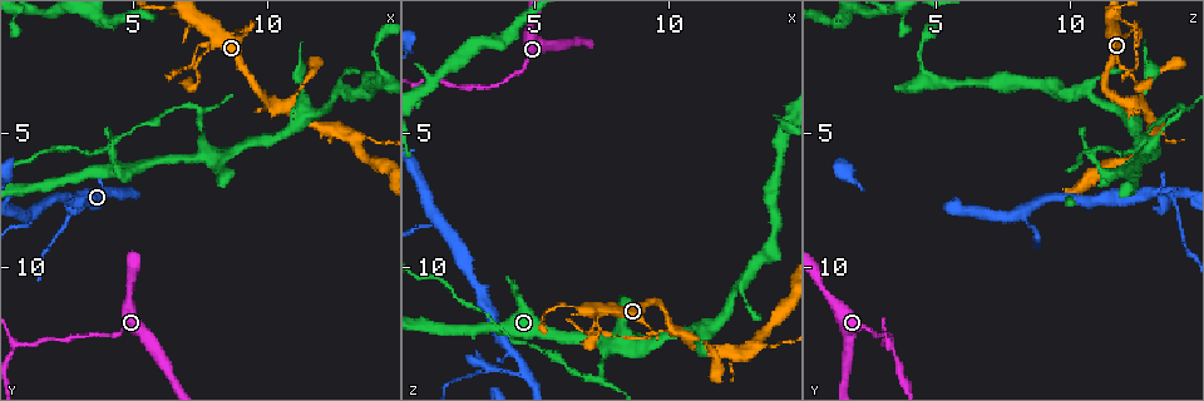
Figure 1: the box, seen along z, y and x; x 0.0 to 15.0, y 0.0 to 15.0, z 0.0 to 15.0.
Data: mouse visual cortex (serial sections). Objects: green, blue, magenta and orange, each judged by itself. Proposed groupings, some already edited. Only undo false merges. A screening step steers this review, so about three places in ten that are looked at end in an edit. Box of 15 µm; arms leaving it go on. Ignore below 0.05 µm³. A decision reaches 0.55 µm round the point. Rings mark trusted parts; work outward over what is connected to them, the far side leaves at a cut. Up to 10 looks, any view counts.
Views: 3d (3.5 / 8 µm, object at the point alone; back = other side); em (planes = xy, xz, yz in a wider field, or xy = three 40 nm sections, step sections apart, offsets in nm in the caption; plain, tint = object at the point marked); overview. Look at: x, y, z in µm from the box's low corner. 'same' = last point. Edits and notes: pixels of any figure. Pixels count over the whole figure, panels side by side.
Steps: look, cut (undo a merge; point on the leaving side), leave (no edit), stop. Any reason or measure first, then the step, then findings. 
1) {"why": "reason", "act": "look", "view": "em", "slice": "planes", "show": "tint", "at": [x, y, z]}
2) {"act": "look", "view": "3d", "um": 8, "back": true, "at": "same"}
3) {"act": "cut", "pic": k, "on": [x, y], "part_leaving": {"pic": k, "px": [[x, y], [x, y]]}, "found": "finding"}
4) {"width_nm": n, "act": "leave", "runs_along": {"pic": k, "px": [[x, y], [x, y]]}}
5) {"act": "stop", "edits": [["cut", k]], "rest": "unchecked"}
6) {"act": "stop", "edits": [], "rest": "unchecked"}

{"why": "side arm on a straight run", "act": "look", "view": "3d", "um": 3.5, "at": [1.3, 7.9, 8.2]}

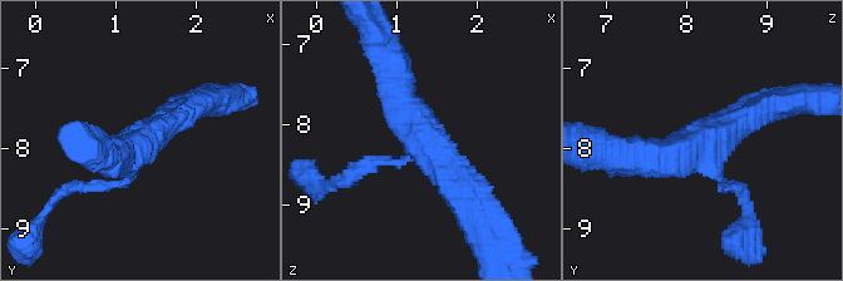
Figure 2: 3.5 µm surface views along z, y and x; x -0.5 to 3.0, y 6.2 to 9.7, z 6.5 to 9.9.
{"arms": 3, "arm_widths_nm": [100, 350, 500], "why": "now the EM", "act": "look", "view": "em", "slice": "planes", "show": "tint", "at": [1.25, 7.95, 8.15]}

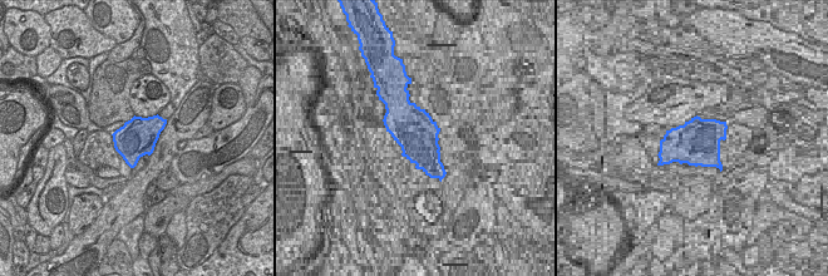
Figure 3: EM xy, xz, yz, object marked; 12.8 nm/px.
{"act": "leave", "runs_along": {"pic": 2, "px": [[462, 196], [403, 113], [388, 64]]}, "found": "continuous, no second cell"}

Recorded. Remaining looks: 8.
{"why": "sudden change in width", "act": "look", "view": "3d", "um": 3.5, "at": [7.6, 4.9, 13.3]}

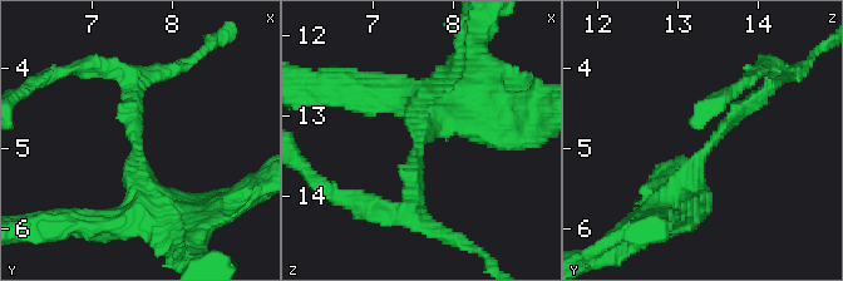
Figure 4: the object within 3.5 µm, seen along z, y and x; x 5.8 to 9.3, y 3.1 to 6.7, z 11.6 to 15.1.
{"why": "shape alone is not enough", "act": "look", "view": "em", "slice": "xy", "step": 2, "show": "tint", "at": [7.55, 4.95, 13.40]}

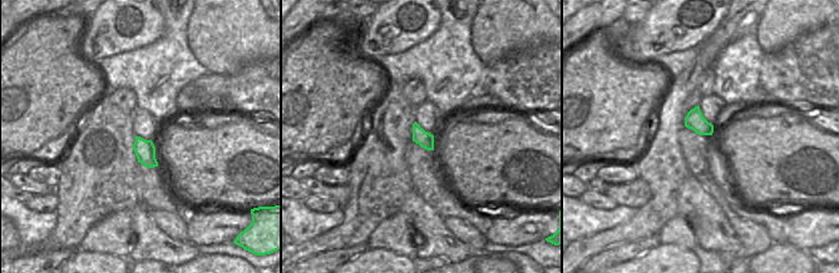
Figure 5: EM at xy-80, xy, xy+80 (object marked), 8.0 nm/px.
{"act": "cut", "pic": 4, "on": [134, 137], "part_leaving": {"pic": 4, "px": [[137, 176], [133, 80]]}, "found": "two cells meet here"}

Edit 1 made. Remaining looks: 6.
{"why": "thin arm on a thick one", "act": "look", "view": "3d", "um": 3.5, "at": [13.2, 5.2, 13.0]}

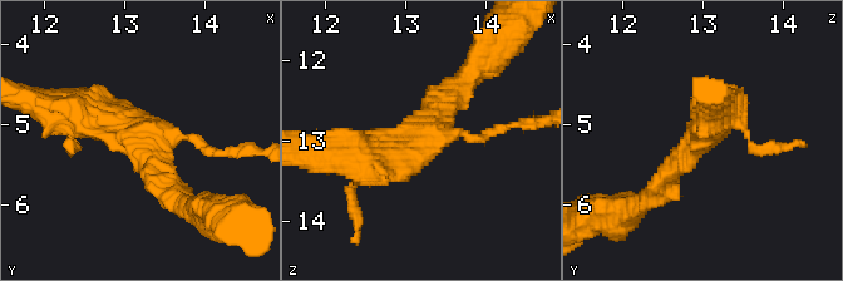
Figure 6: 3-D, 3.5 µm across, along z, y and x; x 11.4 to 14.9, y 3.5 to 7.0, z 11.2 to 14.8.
{"arms": 3, "arm_widths_nm": [100, 300, 450], "act": "look", "view": "em", "slice": "planes", "show": "plain", "at": [13.20, 5.20, 12.90]}

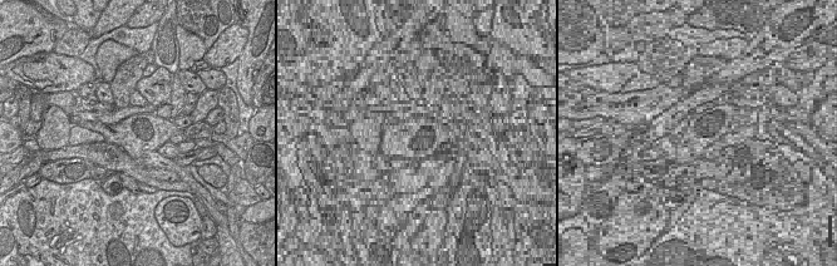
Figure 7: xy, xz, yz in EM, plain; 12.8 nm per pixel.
{"act": "look", "view": "em", "slice": "planes", "show": "tint", "at": "same"}

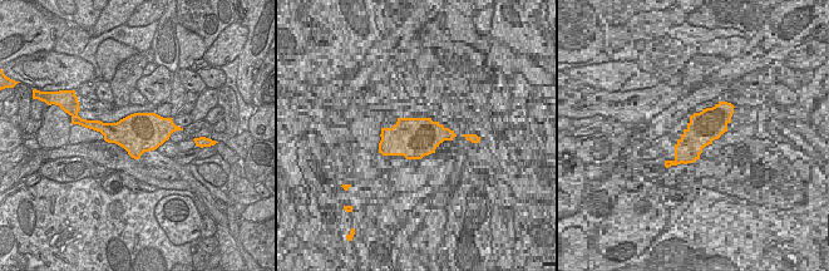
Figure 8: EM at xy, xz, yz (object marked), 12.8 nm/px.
{"width_nm": 500, "act": "cut", "pic": 6, "on": [228, 151], "part_leaving": {"pic": 6, "px": [[185, 137], [211, 152], [261, 152]]}, "found": "a second cell is stuck on"}

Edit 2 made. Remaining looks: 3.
{"act": "stop", "edits": [["cut", 4], ["cut", 6]], "rest": "unchecked"}

